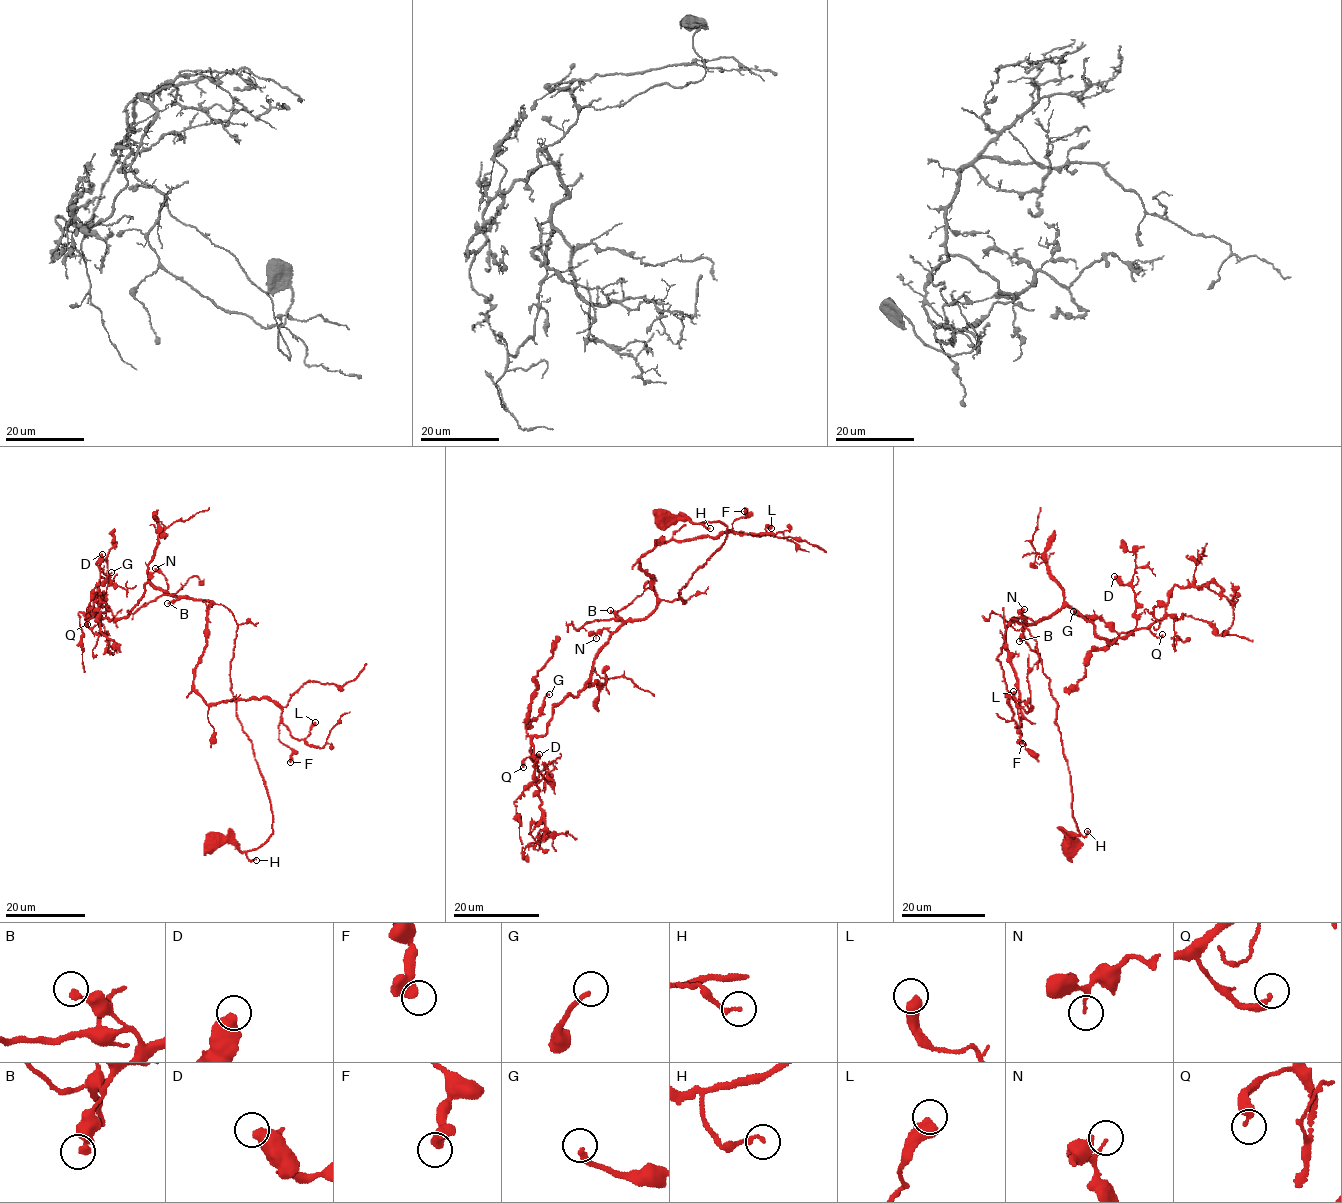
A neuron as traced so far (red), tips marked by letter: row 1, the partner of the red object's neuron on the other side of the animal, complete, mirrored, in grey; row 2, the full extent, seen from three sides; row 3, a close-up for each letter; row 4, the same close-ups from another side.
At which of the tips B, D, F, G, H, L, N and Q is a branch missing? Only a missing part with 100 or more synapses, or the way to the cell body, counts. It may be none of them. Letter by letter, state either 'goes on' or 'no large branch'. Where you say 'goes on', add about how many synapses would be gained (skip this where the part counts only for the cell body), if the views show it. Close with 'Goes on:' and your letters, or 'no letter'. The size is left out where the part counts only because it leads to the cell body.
B: no large branch
D: no large branch
F: no large branch
G: no large branch
H: no large branch
L: no large branch
N: no large branch
Q: no large branch
Goes on: no letter

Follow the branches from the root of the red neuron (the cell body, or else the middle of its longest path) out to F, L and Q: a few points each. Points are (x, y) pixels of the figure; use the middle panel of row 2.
F: (659, 518), (727, 527), (678, 593), (684, 604), (660, 600), (640, 556), (735, 533), (744, 511)
L: (659, 518), (727, 527), (724, 544), (678, 593), (684, 604), (660, 600), (640, 556), (671, 540), (771, 528)
Q: (659, 518), (718, 521), (726, 539), (680, 590), (684, 603), (661, 600), (623, 621), (523, 767)

